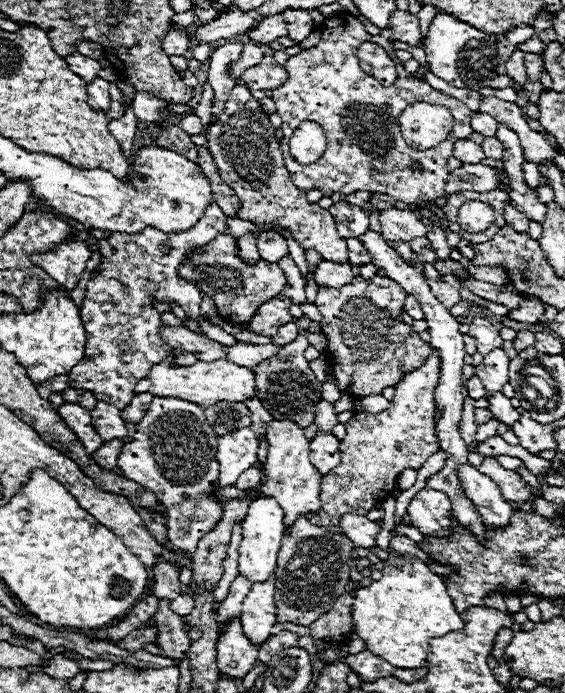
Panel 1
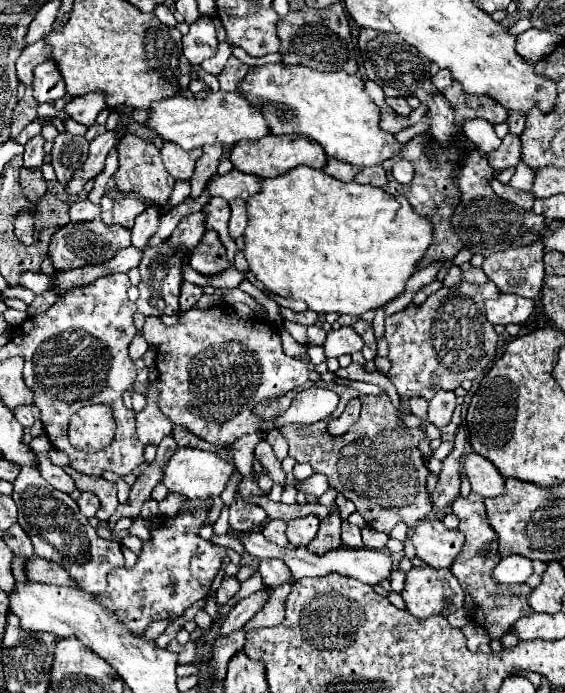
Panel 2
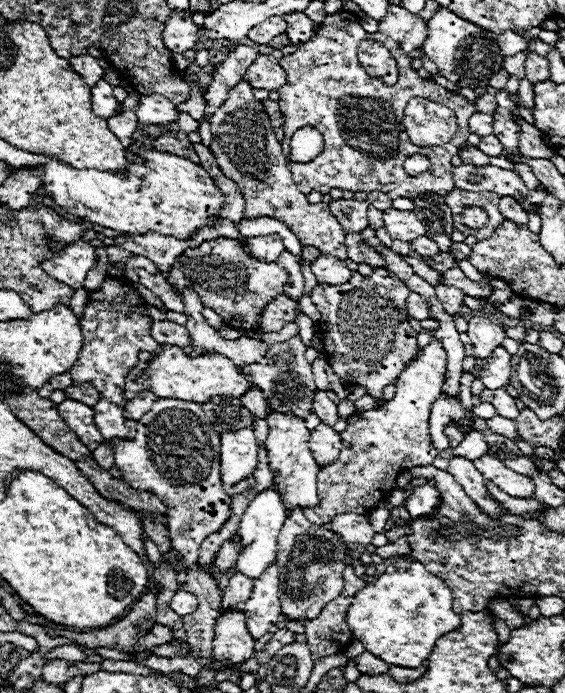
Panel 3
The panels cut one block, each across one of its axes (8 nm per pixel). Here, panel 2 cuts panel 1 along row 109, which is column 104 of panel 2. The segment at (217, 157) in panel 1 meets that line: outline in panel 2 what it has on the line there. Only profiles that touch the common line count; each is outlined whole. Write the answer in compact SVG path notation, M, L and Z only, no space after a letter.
M94 218L90 222L70 222L64 228L60 228L48 246L48 258L52 260L56 270L70 270L70 268L82 268L86 264L102 264L108 262L116 250L130 246L130 230L120 226L106 226L100 218Z

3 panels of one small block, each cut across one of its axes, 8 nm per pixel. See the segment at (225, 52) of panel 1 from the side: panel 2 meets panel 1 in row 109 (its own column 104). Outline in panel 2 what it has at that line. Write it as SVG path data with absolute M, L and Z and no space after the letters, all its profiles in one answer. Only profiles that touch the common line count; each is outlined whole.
M120 198L114 202L114 208L110 212L102 212L102 222L104 224L118 224L122 228L132 230L134 218L146 210L146 204L138 198Z

